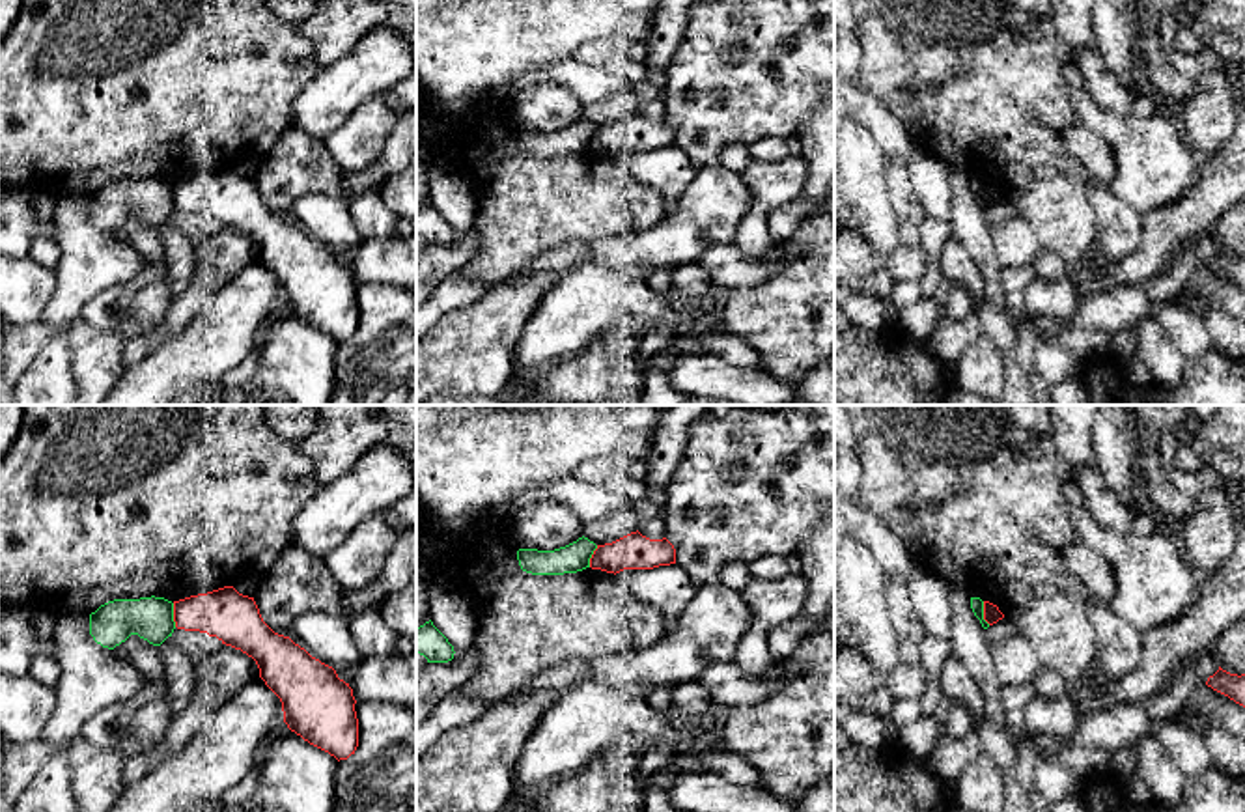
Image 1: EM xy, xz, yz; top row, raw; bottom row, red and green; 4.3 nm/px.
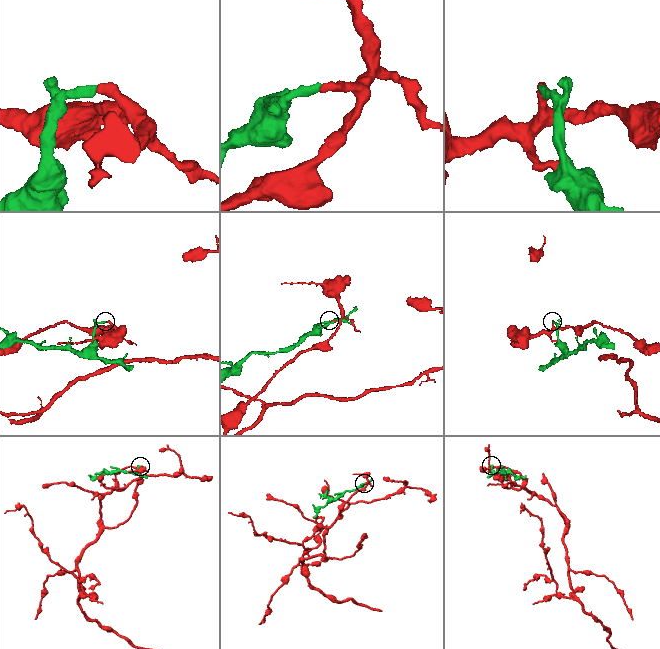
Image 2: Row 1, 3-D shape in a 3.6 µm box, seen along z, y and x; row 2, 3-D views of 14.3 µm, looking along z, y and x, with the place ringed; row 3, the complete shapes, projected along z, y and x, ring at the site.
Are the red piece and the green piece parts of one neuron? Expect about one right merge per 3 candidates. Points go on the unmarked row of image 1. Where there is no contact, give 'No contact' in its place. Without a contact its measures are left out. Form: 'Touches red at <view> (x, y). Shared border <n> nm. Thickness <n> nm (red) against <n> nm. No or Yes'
Touches red at xy (174, 196). Shared border 110 nm. Thickness 220 nm (red) against 190 nm. No

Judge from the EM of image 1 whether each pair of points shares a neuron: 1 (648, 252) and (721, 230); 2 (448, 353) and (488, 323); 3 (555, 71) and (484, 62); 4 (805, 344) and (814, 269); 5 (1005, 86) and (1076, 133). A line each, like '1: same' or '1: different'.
1: same
2: same
3: different
4: same
5: different

